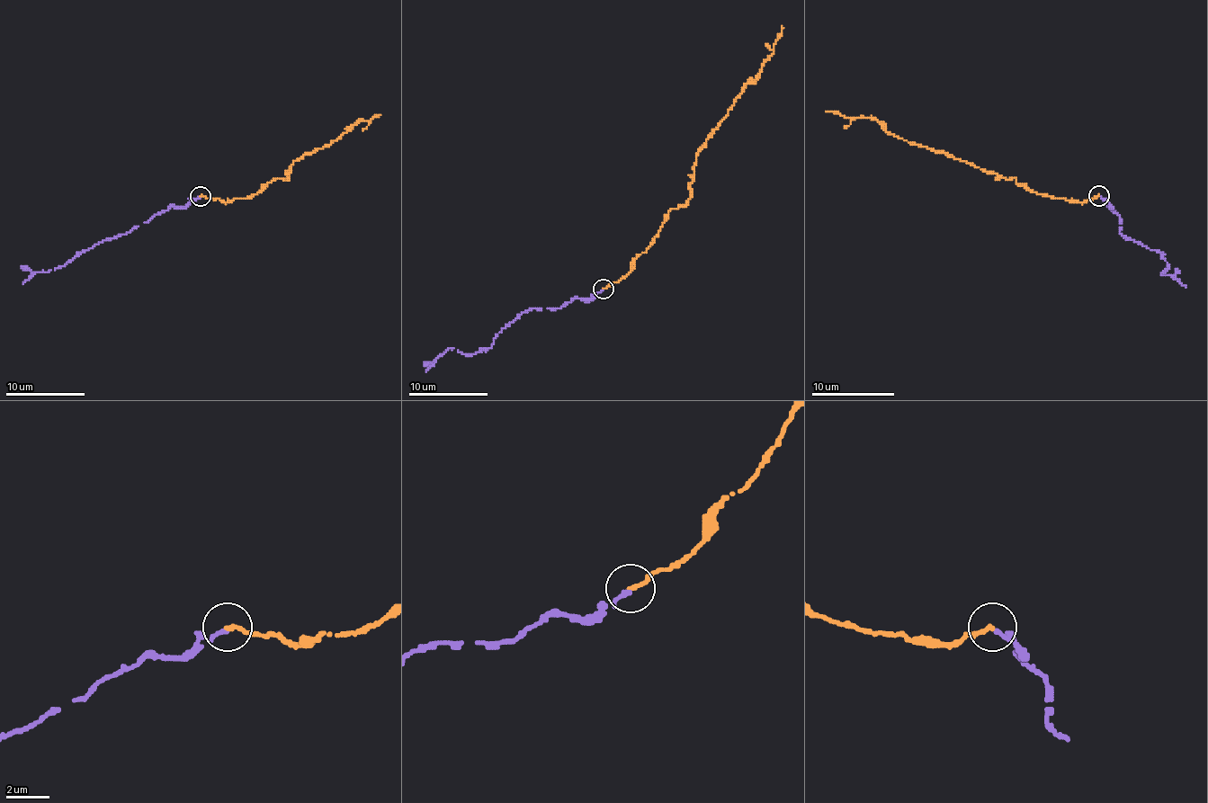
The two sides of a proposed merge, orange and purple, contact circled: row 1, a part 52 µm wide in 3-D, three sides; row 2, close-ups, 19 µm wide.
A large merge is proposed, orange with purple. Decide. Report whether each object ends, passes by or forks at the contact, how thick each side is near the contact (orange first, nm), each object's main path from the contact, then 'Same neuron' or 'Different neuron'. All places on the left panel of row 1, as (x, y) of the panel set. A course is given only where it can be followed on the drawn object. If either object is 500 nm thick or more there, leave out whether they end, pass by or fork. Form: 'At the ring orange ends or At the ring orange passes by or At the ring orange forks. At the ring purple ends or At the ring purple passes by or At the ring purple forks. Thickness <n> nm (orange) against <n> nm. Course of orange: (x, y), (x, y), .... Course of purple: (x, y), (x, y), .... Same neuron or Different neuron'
At the ring orange ends. At the ring purple ends. Thickness 220 nm (orange) against 240 nm. Course of orange: (200, 196), (228, 202), (254, 196), (269, 182), (285, 181), (305, 153), (323, 148), (354, 122), (379, 115). Course of purple: (200, 196), (188, 204), (170, 206), (130, 230), (78, 252), (62, 266), (35, 272), (22, 283). Same neuron

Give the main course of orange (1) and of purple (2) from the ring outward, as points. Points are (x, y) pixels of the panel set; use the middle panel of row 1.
1: (603, 288), (630, 271), (664, 217), (688, 199), (698, 149), (774, 51), (782, 26)
2: (603, 290), (557, 307), (523, 312), (489, 348), (465, 353), (448, 348), (425, 371)

